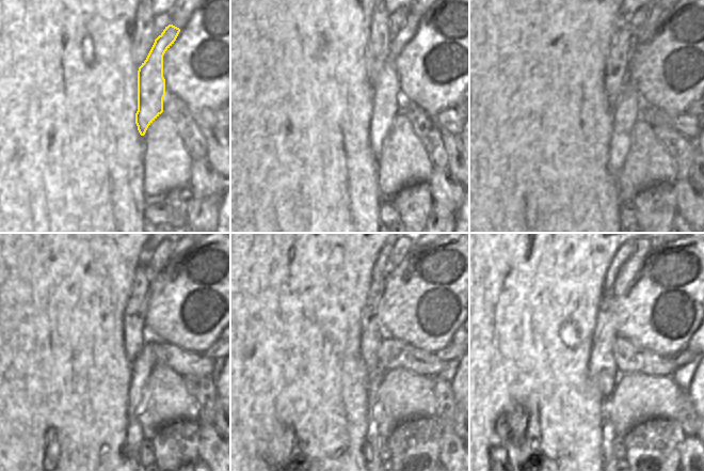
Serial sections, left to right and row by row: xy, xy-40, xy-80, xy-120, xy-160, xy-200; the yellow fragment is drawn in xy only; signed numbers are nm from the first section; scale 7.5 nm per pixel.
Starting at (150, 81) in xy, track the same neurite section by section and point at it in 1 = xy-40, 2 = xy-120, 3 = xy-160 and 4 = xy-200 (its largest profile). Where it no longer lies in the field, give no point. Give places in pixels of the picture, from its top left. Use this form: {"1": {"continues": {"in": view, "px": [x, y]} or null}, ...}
{"1": {"continues": {"in": "xy-40", "px": [387, 99]}}, "2": {"continues": {"in": "xy-120", "px": [141, 367]}}, "3": {"continues": {"in": "xy-160", "px": [370, 448]}}, "4": {"continues": {"in": "xy-200", "px": [606, 444]}}}

